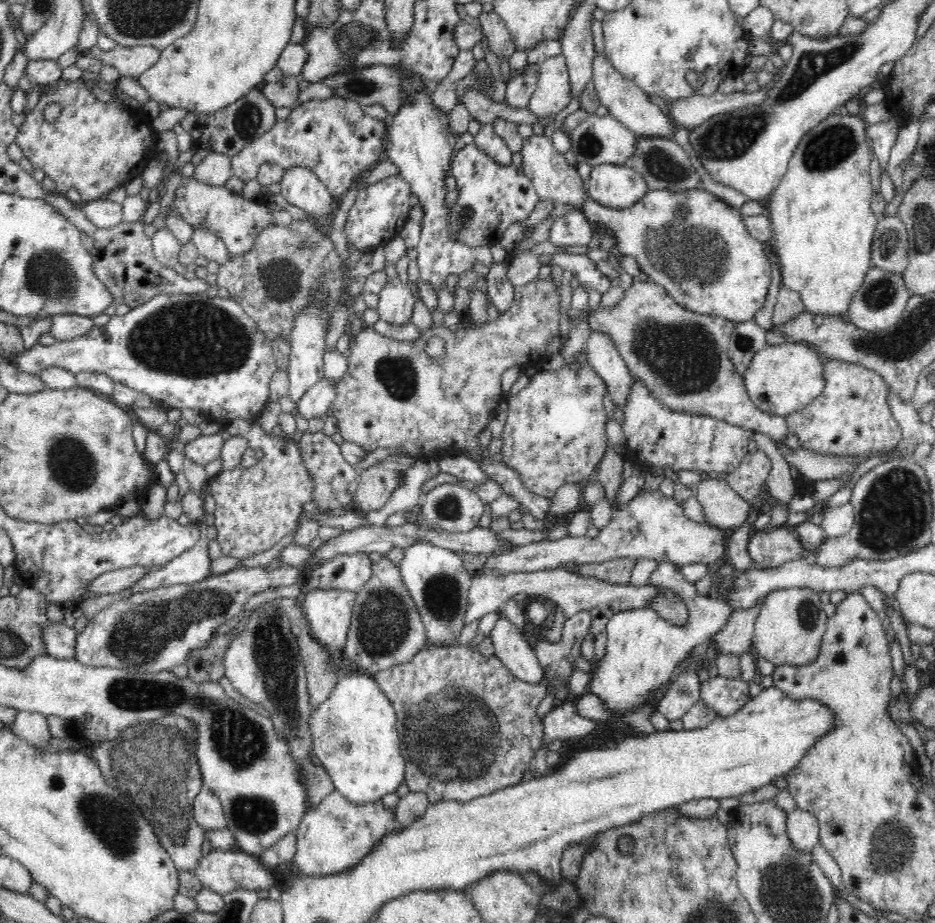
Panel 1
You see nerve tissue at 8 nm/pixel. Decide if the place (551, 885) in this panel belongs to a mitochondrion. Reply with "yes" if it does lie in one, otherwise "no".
no

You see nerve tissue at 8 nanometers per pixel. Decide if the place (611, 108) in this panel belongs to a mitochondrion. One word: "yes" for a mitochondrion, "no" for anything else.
no

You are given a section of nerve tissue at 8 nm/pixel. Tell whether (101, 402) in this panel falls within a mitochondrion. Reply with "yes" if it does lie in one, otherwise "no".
no

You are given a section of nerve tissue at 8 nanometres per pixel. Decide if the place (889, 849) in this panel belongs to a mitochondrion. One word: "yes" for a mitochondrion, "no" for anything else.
yes

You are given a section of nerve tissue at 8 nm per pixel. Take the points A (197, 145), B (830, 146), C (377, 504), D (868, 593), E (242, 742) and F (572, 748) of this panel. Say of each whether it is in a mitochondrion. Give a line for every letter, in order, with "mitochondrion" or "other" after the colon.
A: other
B: mitochondrion
C: other
D: other
E: mitochondrion
F: other

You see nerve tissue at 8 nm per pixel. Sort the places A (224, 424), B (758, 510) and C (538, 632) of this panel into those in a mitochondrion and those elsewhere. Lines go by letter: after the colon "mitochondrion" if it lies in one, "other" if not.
A: other
B: other
C: other

